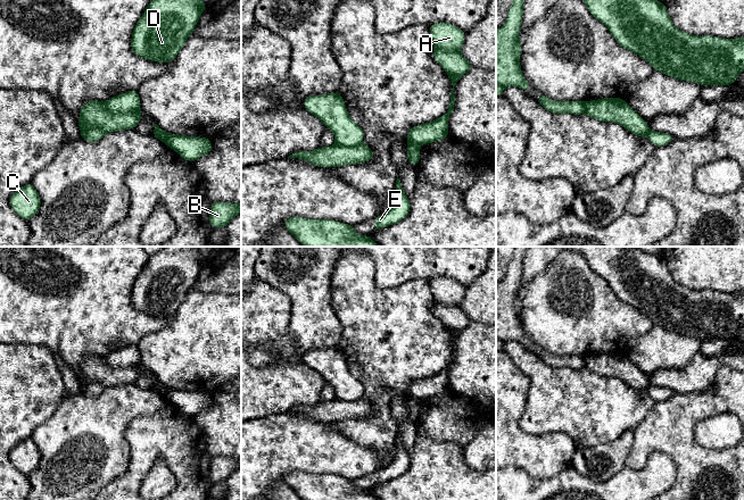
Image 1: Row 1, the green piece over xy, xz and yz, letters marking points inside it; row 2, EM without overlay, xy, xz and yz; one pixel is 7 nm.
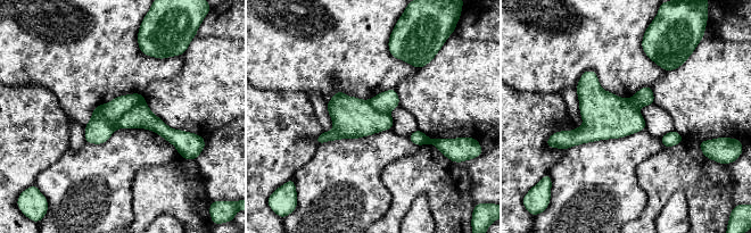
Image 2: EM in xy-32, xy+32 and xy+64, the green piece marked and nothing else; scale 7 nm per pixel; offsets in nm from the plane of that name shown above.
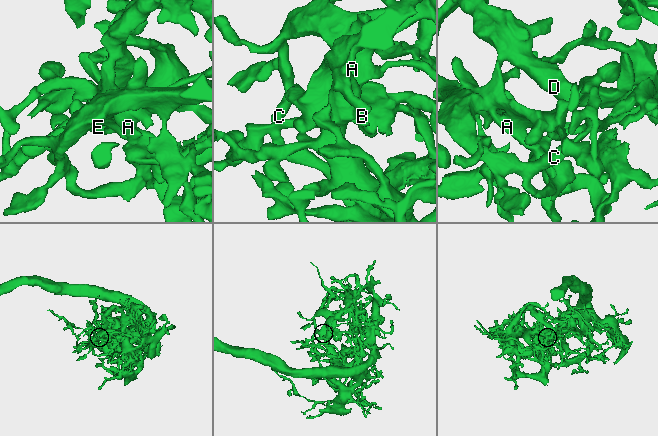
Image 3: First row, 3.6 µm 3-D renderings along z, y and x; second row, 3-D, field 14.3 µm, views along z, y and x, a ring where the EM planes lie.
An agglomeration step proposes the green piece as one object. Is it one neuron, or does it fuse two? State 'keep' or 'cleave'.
cleave

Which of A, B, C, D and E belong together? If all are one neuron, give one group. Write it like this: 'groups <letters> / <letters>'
groups A B C D / E

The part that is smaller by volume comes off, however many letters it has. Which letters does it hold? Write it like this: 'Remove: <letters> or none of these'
Remove: E

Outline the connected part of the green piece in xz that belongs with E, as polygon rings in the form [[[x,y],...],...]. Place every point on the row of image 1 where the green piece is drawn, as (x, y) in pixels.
[[[397,175],[395,191],[396,191],[395,206],[391,209],[389,209],[388,211],[386,211],[385,214],[382,214],[373,219],[373,222],[375,224],[374,231],[378,228],[383,228],[389,225],[396,224],[408,215],[410,209],[411,209],[411,201],[407,199],[403,188],[402,188],[398,175]]]

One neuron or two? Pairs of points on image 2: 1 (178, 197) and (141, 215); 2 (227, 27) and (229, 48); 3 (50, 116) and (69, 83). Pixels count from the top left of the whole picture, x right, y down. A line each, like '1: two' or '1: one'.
1: one
2: two
3: two

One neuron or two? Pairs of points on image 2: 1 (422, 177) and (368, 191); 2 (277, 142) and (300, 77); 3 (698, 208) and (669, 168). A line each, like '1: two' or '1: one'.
1: two
2: two
3: one

